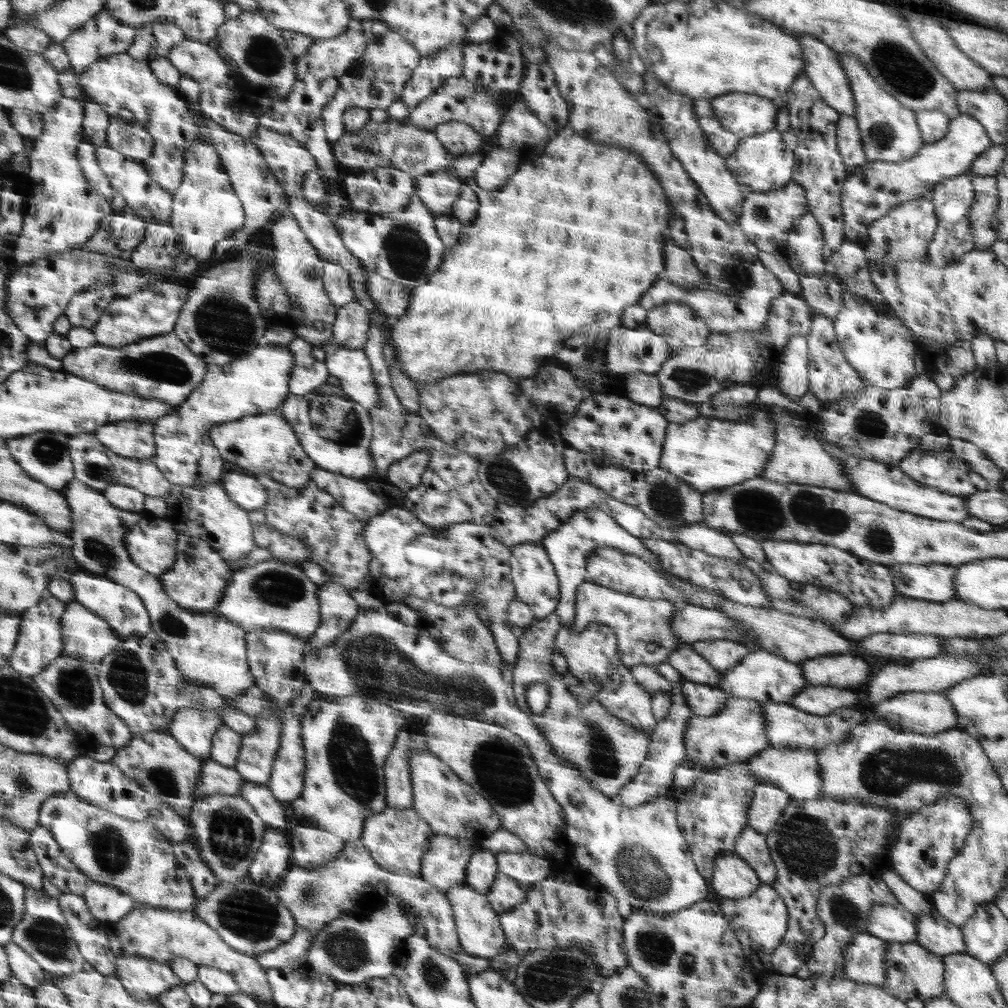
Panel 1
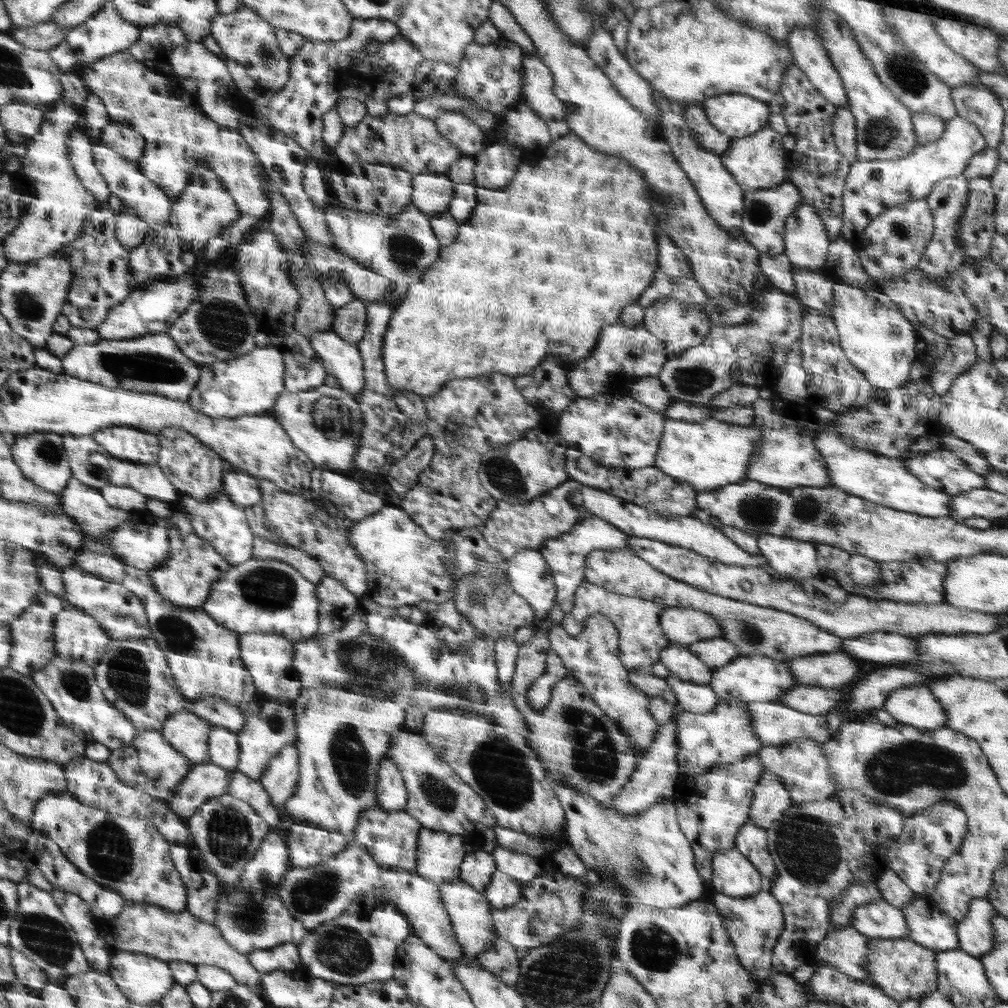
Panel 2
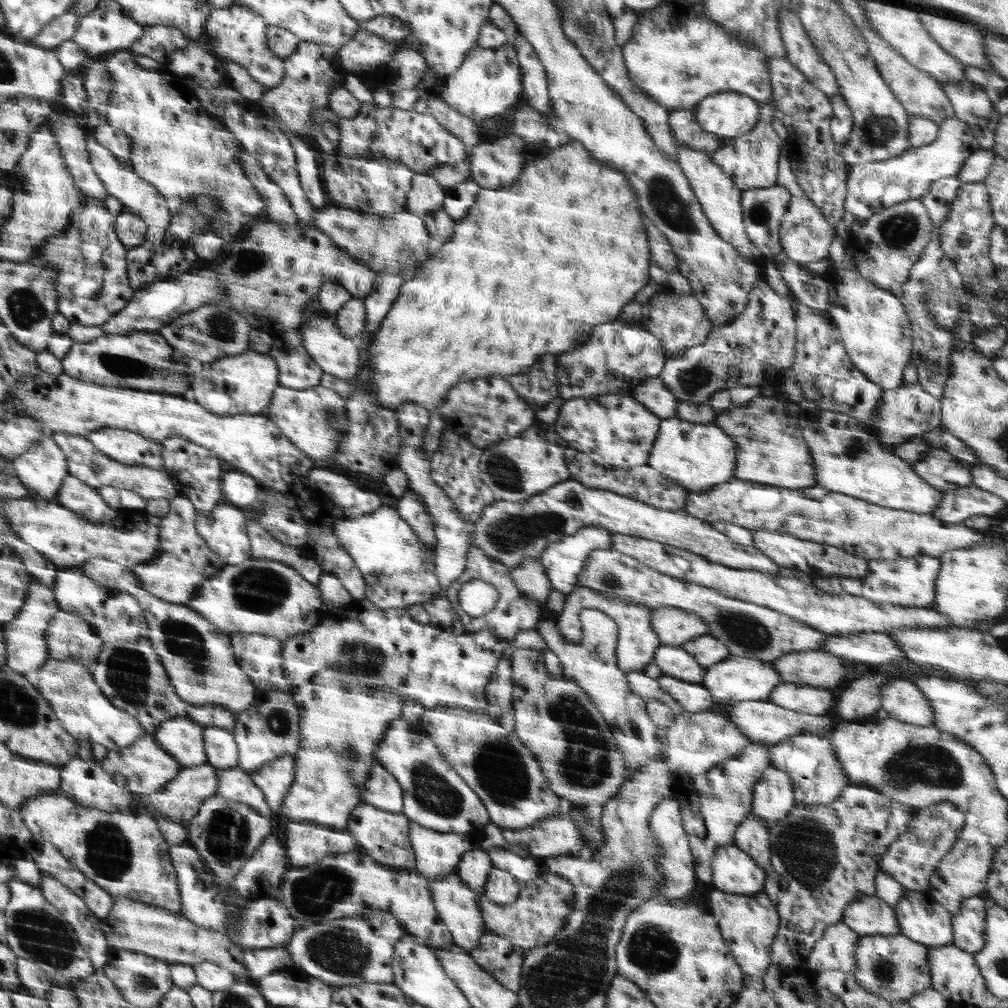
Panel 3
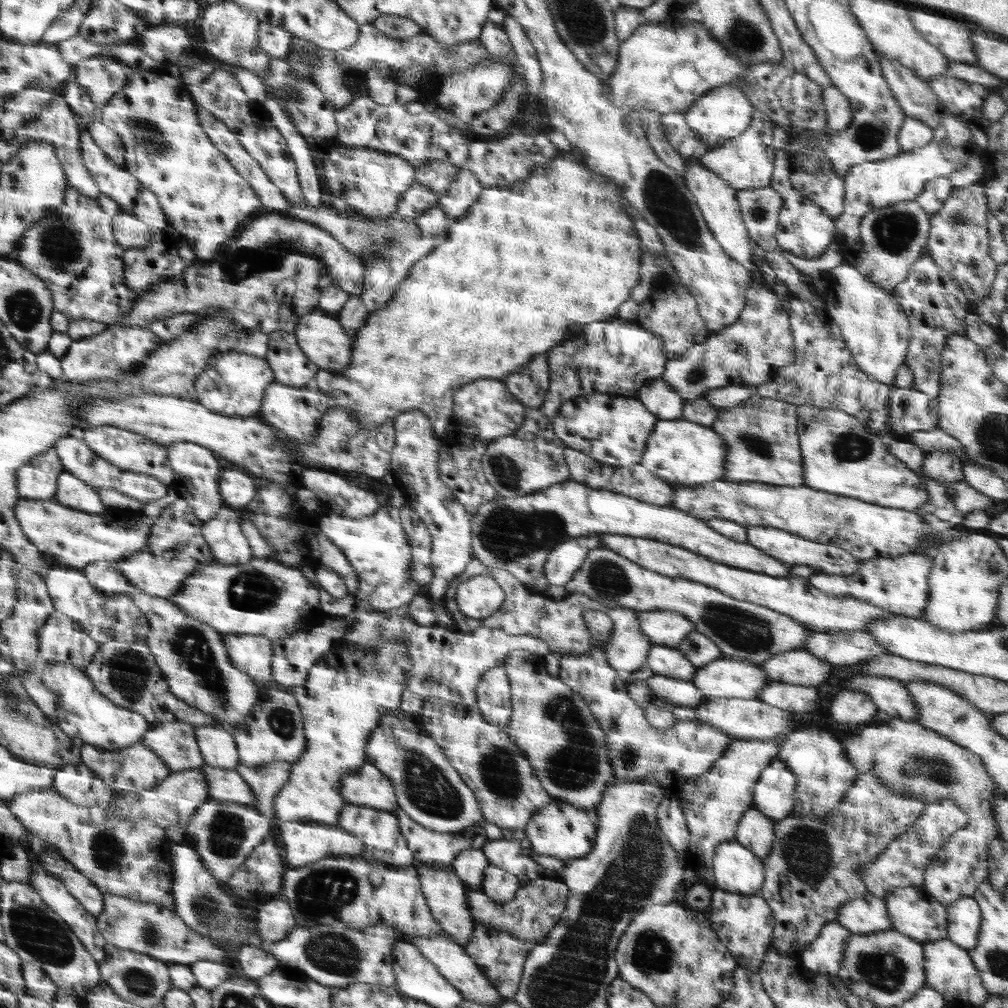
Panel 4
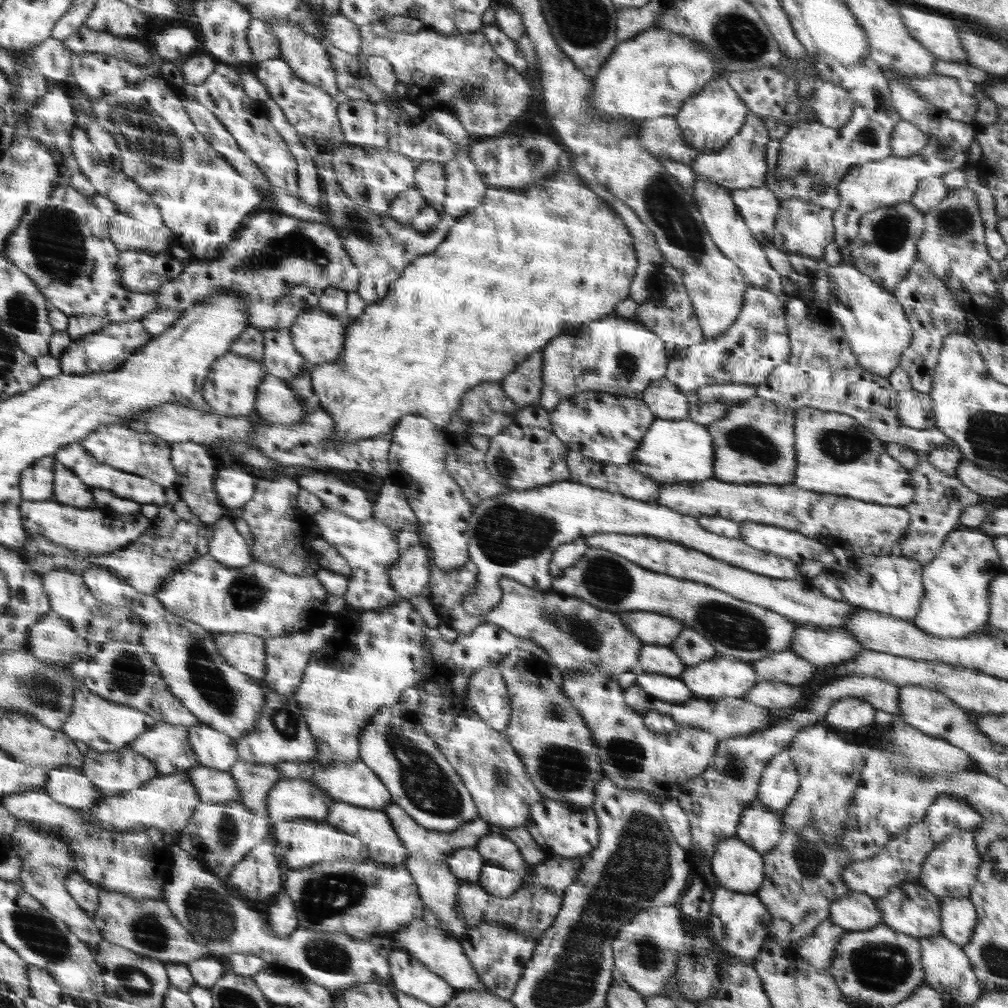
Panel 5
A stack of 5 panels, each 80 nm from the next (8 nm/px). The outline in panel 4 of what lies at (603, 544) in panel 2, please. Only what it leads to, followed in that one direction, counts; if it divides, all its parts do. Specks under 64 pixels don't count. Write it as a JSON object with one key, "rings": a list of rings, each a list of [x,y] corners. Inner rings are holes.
{"rings":[[[593,532],[588,536],[570,538],[551,550],[545,565],[545,577],[552,586],[564,586],[570,582],[576,570],[590,550],[601,546],[601,533]]]}

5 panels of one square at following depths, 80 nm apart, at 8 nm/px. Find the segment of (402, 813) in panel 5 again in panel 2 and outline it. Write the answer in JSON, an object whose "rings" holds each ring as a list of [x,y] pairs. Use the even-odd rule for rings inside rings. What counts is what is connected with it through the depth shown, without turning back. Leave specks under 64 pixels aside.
{"rings":[[[427,828],[419,830],[418,868],[415,872],[438,886],[459,878],[460,865],[468,853],[478,848],[466,835],[441,833]]]}

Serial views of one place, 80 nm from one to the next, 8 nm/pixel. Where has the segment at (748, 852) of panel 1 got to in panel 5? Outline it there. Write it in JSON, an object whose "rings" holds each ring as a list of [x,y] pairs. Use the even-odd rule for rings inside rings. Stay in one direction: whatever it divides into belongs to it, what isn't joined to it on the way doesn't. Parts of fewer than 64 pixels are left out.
{"rings":[[[757,800],[742,813],[735,836],[764,855],[779,843],[783,825],[781,817]]]}

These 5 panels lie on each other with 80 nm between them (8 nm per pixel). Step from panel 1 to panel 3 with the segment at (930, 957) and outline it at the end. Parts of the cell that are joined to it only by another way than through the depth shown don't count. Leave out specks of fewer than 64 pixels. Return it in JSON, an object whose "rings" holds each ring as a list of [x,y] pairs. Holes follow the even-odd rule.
{"rings":[[[902,934],[861,936],[855,946],[855,969],[852,976],[868,992],[888,1001],[907,1001],[931,987],[927,946]]]}

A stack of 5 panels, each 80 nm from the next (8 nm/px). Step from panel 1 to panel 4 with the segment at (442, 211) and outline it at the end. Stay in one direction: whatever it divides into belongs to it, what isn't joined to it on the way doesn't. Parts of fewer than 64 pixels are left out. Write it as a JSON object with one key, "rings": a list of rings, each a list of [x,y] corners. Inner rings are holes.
{"rings":[[[414,180],[412,186],[402,193],[402,199],[398,202],[398,210],[395,214],[400,217],[416,219],[426,210],[432,209],[432,206],[436,208],[438,204],[436,193],[430,187]]]}

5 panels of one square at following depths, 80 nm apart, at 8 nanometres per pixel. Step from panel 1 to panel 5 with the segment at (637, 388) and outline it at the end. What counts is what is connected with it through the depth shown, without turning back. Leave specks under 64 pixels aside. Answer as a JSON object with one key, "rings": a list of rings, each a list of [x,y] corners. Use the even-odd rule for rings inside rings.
{"rings":[[[664,378],[653,382],[640,395],[647,406],[654,412],[656,419],[682,420],[690,418],[692,398]]]}

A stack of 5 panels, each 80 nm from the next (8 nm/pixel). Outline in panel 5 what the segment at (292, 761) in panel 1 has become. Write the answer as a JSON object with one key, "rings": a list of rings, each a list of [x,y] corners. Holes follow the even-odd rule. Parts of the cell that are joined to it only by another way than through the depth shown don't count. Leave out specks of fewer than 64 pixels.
{"rings":[[[238,760],[229,773],[234,775],[235,782],[239,784],[240,795],[243,796],[236,802],[244,804],[256,815],[266,817],[272,789],[280,780],[284,780],[279,765],[257,765]]]}

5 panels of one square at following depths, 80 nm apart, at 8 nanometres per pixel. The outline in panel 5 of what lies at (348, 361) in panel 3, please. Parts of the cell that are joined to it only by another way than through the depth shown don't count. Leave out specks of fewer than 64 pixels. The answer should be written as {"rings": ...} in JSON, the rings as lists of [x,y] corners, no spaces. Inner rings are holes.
{"rings":[[[319,308],[300,316],[289,331],[294,348],[314,366],[336,361],[343,354],[346,323]]]}

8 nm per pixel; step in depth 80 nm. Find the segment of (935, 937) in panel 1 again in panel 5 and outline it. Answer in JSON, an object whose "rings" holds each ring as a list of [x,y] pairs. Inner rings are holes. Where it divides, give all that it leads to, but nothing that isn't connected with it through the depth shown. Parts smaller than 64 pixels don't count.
{"rings":[[[905,882],[891,886],[875,905],[881,912],[883,922],[893,930],[914,938],[934,938],[942,936],[940,924],[940,901],[920,882]]]}

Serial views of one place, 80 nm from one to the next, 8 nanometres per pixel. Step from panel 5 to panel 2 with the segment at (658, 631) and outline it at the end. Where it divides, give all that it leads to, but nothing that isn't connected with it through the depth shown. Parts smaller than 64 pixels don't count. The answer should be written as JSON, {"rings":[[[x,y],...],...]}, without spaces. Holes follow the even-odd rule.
{"rings":[[[667,607],[662,614],[663,633],[672,645],[692,643],[722,637],[715,618],[694,607]]]}

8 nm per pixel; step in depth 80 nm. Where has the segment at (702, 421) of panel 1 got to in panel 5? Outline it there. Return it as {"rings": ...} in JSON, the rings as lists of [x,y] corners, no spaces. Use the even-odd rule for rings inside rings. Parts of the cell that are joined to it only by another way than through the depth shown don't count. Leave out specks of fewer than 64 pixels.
{"rings":[[[691,418],[654,419],[629,464],[660,484],[699,483],[713,478],[715,456],[712,437],[705,426]]]}

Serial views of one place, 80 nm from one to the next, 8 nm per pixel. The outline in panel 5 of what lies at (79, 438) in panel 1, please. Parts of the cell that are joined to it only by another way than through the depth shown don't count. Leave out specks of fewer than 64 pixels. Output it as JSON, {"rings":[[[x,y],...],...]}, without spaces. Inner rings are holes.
{"rings":[[[80,441],[60,448],[55,458],[58,464],[62,464],[69,471],[75,472],[84,483],[87,483],[94,490],[112,490],[119,497],[130,498],[142,505],[146,503],[162,506],[167,502],[167,489],[164,486],[160,486],[160,483],[152,482],[151,479],[144,478],[143,475],[128,473],[127,471],[118,470],[108,463],[96,461],[95,456],[92,456],[91,452]]]}

